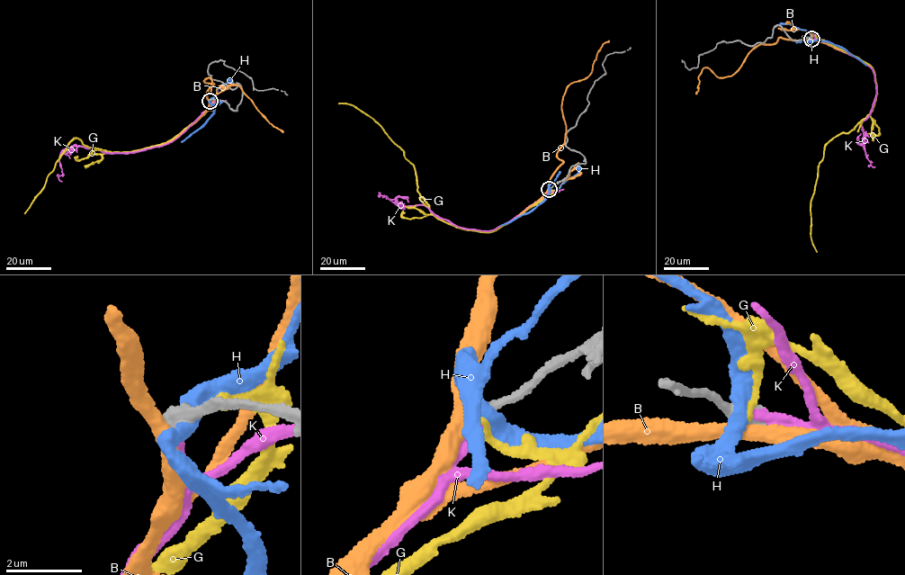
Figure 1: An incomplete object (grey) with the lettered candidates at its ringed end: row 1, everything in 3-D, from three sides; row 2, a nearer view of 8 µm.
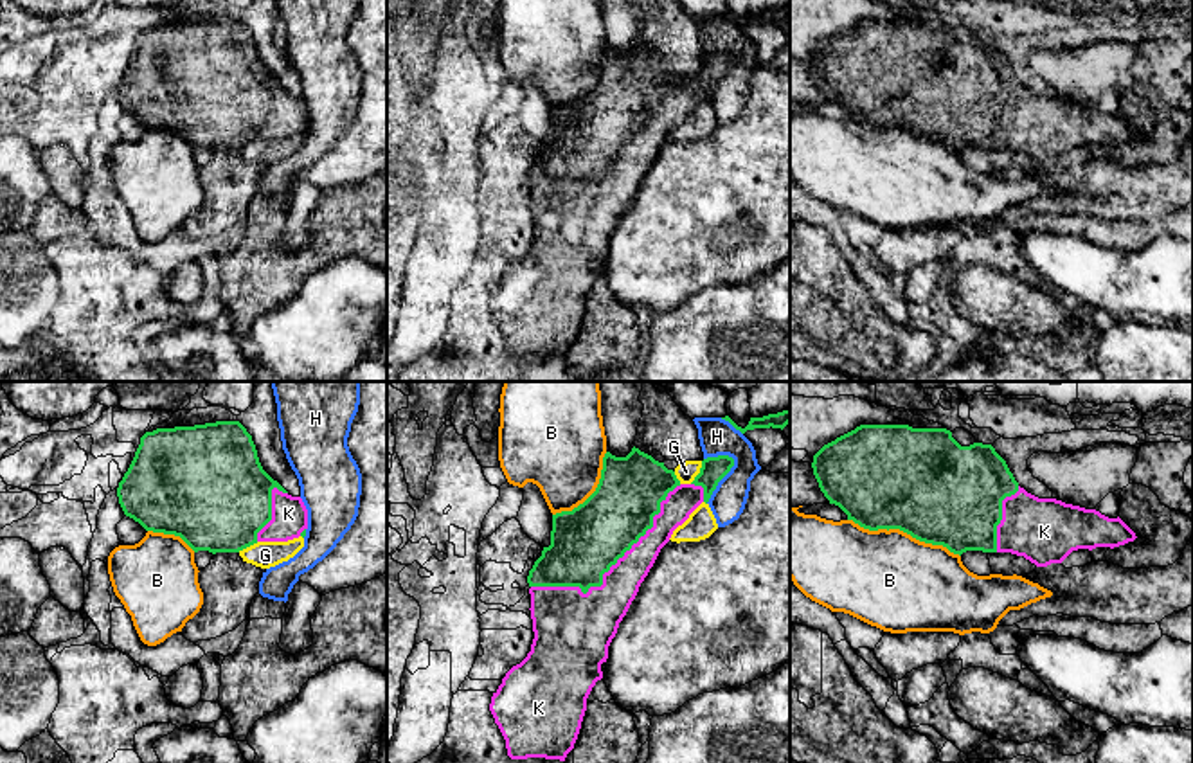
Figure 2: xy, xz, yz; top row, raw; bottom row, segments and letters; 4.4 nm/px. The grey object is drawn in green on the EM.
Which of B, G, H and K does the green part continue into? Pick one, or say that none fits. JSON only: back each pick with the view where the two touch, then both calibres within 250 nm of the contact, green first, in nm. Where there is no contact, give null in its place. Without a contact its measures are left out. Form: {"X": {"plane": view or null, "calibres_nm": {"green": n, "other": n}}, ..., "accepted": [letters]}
{"K": {"plane": "xz", "calibres_nm": {"green": 320, "other": 240}}, "accepted": ["K"]}

